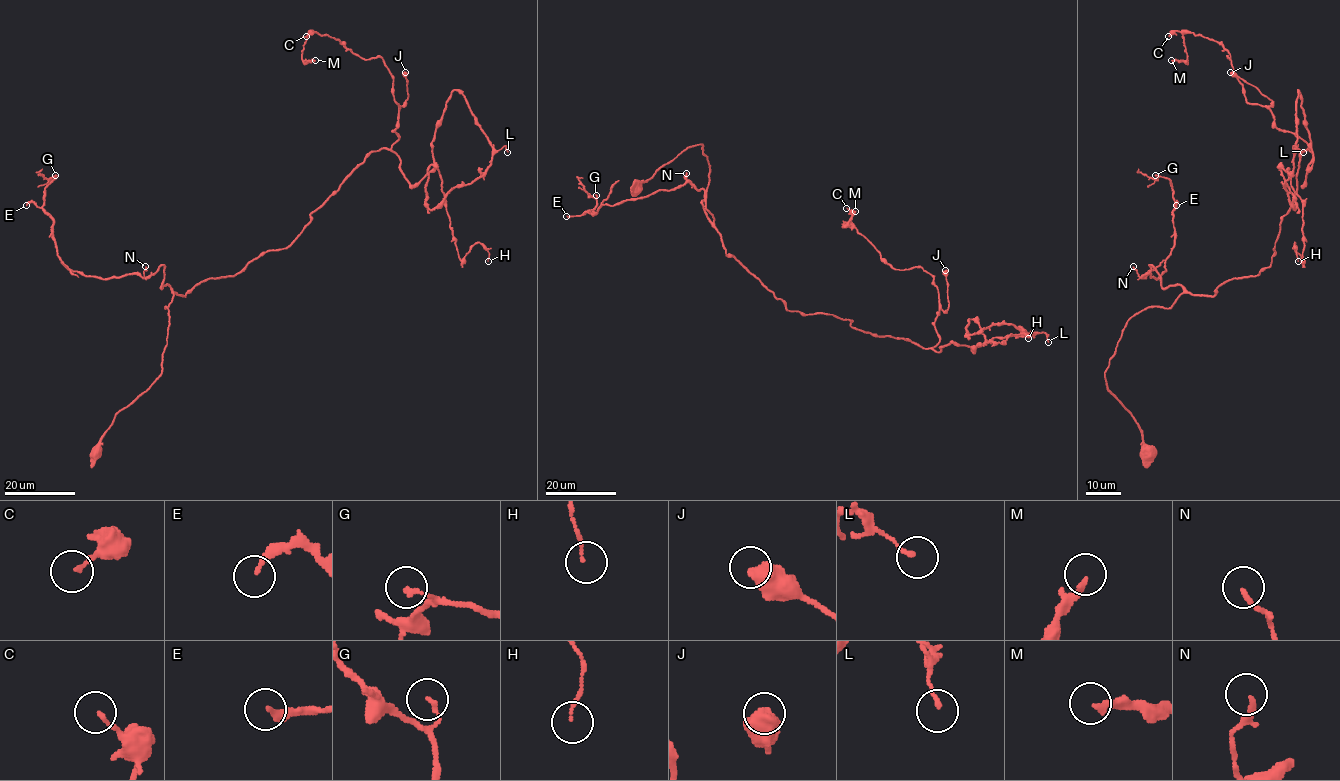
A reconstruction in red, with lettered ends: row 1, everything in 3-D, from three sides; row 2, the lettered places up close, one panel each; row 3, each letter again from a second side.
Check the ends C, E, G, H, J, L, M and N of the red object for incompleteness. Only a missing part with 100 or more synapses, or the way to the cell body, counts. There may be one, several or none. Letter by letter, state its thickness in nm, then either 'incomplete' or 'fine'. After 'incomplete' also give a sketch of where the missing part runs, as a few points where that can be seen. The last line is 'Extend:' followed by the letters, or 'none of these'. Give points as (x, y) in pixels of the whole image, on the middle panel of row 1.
C: calibre 150 nm; fine
E: calibre 200 nm; fine
G: calibre 130 nm; fine
H: calibre 80 nm; fine
J: calibre 550 nm; fine
L: calibre 130 nm; fine
M: calibre 160 nm; fine
N: calibre 150 nm; fine
Extend: none of these

